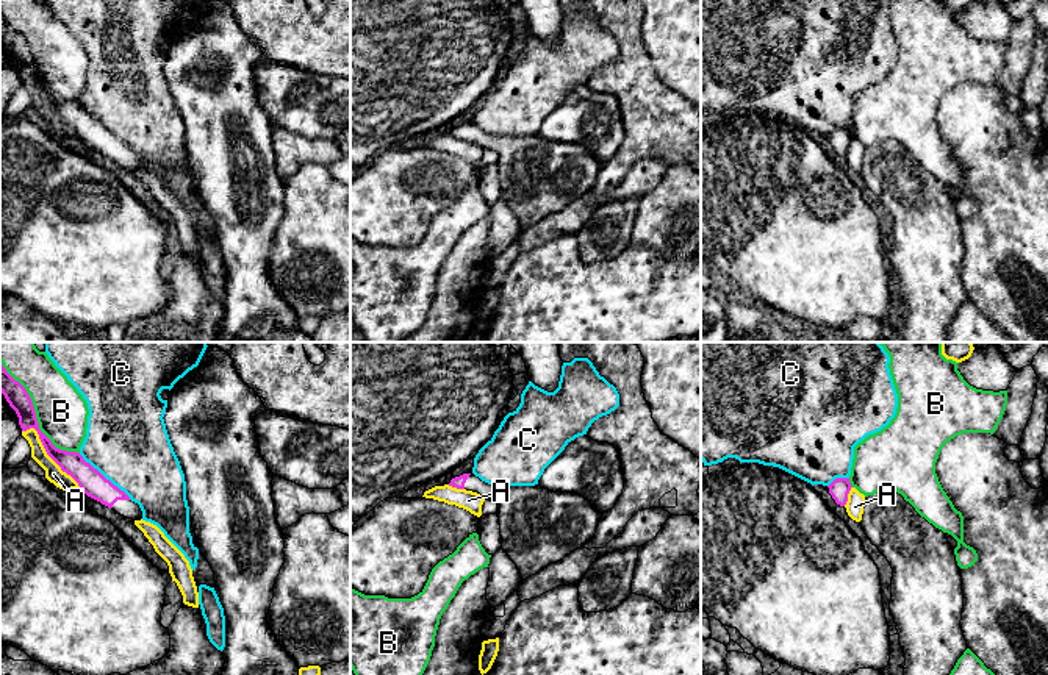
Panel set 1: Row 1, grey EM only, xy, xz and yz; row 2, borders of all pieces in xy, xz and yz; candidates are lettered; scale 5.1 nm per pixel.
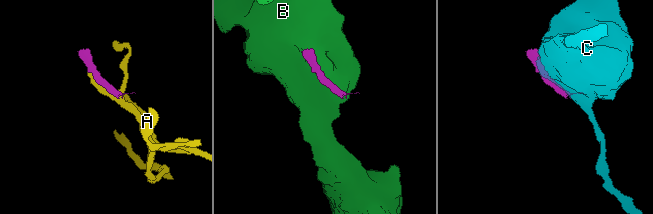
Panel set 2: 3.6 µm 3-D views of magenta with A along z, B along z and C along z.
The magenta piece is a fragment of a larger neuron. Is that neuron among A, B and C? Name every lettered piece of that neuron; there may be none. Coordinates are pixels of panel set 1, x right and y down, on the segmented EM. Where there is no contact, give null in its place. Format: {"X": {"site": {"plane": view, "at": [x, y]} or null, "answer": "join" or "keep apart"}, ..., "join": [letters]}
{"A": {"site": {"plane": "xy", "at": [47, 453]}, "answer": "keep apart"}, "B": {"site": {"plane": "xy", "at": [35, 414]}, "answer": "keep apart"}, "C": {"site": {"plane": "xy", "at": [104, 477]}, "answer": "keep apart"}, "join": []}

